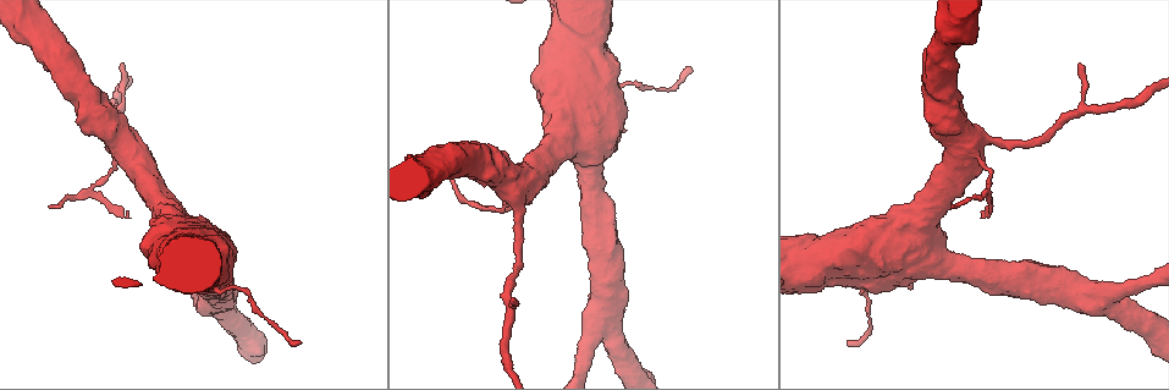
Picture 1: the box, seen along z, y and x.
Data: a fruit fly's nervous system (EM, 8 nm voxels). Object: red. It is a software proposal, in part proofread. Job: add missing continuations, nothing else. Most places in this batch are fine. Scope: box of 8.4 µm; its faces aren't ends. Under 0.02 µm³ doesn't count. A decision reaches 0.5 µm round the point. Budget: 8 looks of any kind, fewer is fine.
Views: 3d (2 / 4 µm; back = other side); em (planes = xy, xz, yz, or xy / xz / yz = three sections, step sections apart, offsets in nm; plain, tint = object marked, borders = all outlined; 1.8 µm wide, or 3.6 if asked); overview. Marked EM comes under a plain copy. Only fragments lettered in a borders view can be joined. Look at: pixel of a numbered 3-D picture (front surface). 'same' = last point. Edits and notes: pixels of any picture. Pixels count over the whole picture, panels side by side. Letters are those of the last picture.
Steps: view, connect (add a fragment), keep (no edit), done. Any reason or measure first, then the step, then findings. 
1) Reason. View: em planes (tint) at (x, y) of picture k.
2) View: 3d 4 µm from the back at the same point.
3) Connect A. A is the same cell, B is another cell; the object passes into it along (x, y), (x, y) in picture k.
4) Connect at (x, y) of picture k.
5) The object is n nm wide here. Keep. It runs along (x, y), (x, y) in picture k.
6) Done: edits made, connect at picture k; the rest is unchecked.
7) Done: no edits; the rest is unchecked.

Thick end. View: em 3.6 µm planes (borders) at (229, 248) of picture 1.

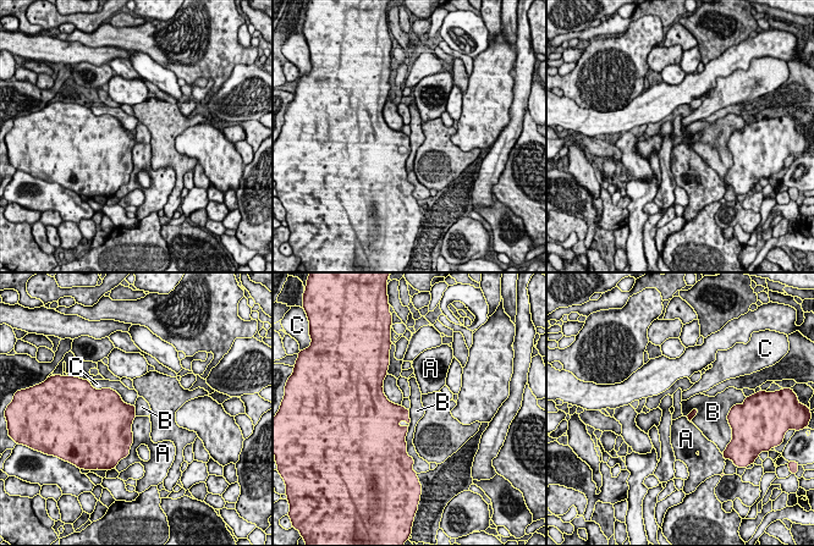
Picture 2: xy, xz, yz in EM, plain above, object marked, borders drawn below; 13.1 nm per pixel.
Keep. A, B and C are other cells; a border runs along (410, 409), (406, 451) in picture 2; no lettered fragment goes on from it.

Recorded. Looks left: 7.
Touches itself. View: em 3.6 µm xy step 16 (tint) at (855, 250) of picture 1.

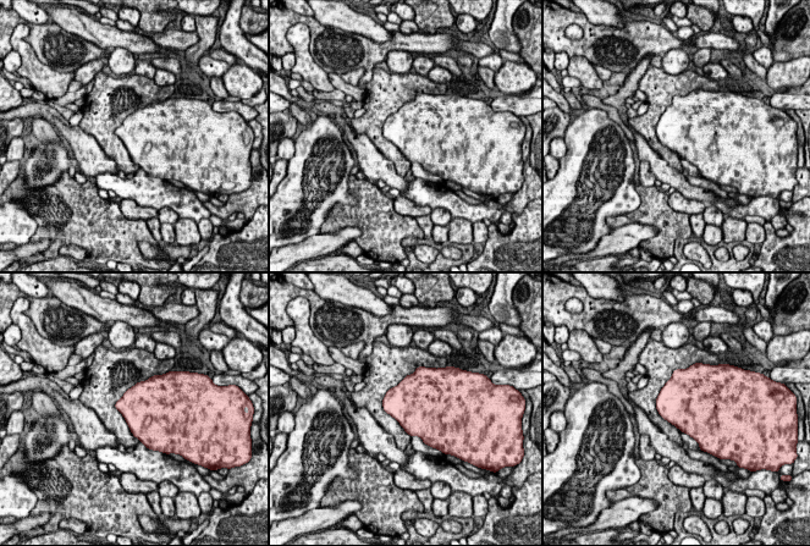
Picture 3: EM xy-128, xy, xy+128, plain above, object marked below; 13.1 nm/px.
Cut it another way. View: em 3.6 µm xz step 8 (tint) at the same point.

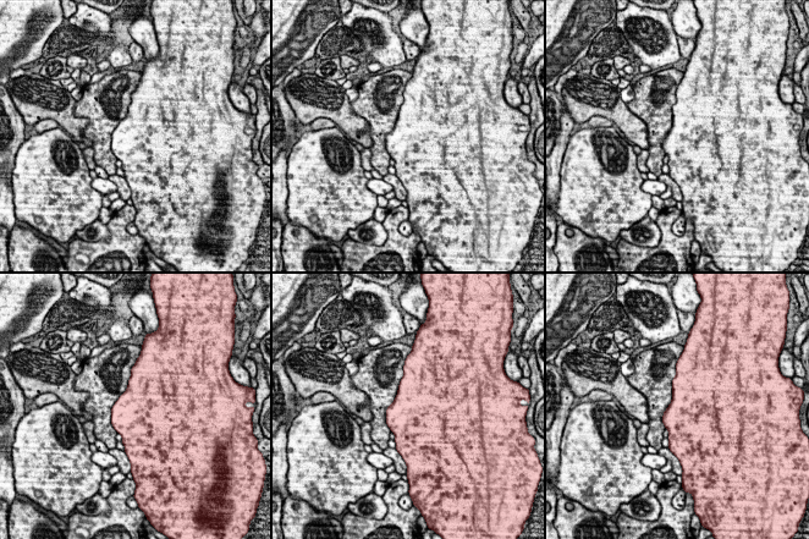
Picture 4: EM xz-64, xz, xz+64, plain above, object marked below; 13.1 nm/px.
View: em 3.6 µm xz step 8 (borders) at the same point.

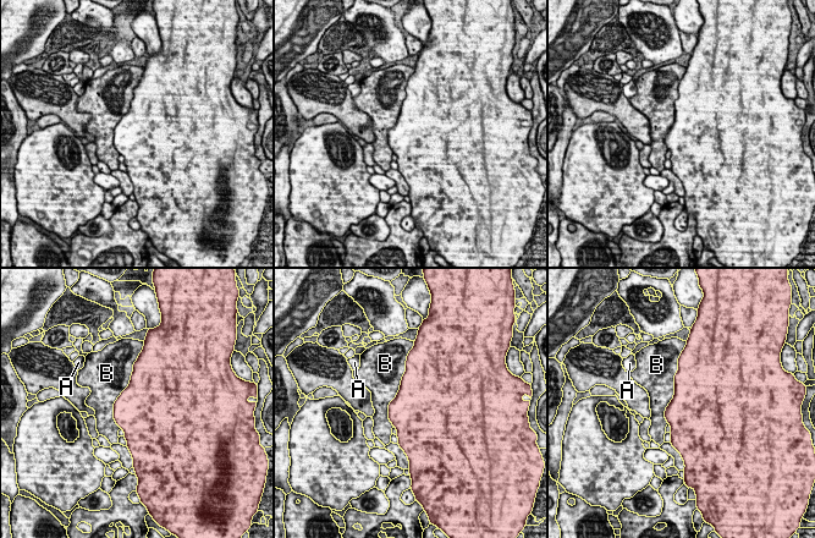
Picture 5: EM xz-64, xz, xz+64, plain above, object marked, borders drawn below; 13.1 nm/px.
Keep. A and B are other cells; a border runs along (133, 363), (114, 404), (119, 428) in picture 5; none of them fits.

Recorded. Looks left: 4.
Free end. View: 3d 4 µm at (851, 342) of picture 1.

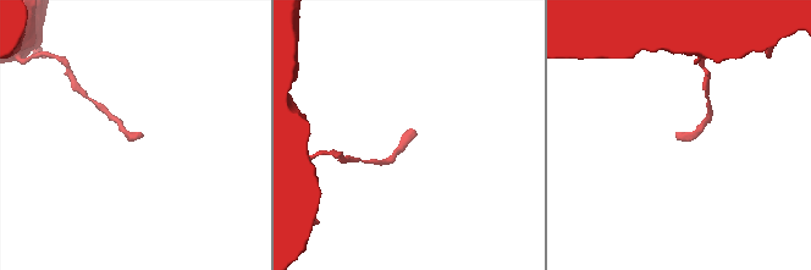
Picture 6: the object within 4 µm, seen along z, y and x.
View: em planes (borders) at (678, 139) of picture 6.

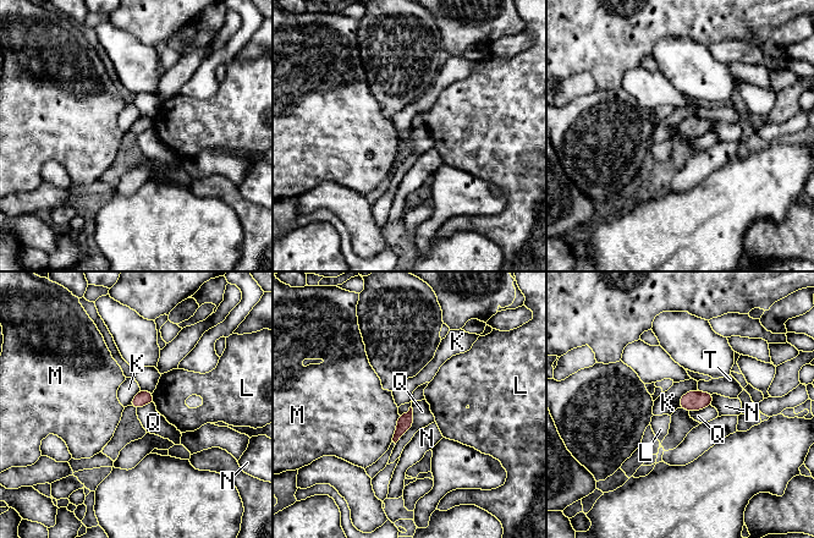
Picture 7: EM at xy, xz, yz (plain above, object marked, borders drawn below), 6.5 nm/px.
Keep. K, L, M, N, Q and T are other cells; a border runs along (412, 406), (412, 426), (395, 443) in picture 7; none of them fits.

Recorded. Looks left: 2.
Done: no edits; the rest is unchecked.

